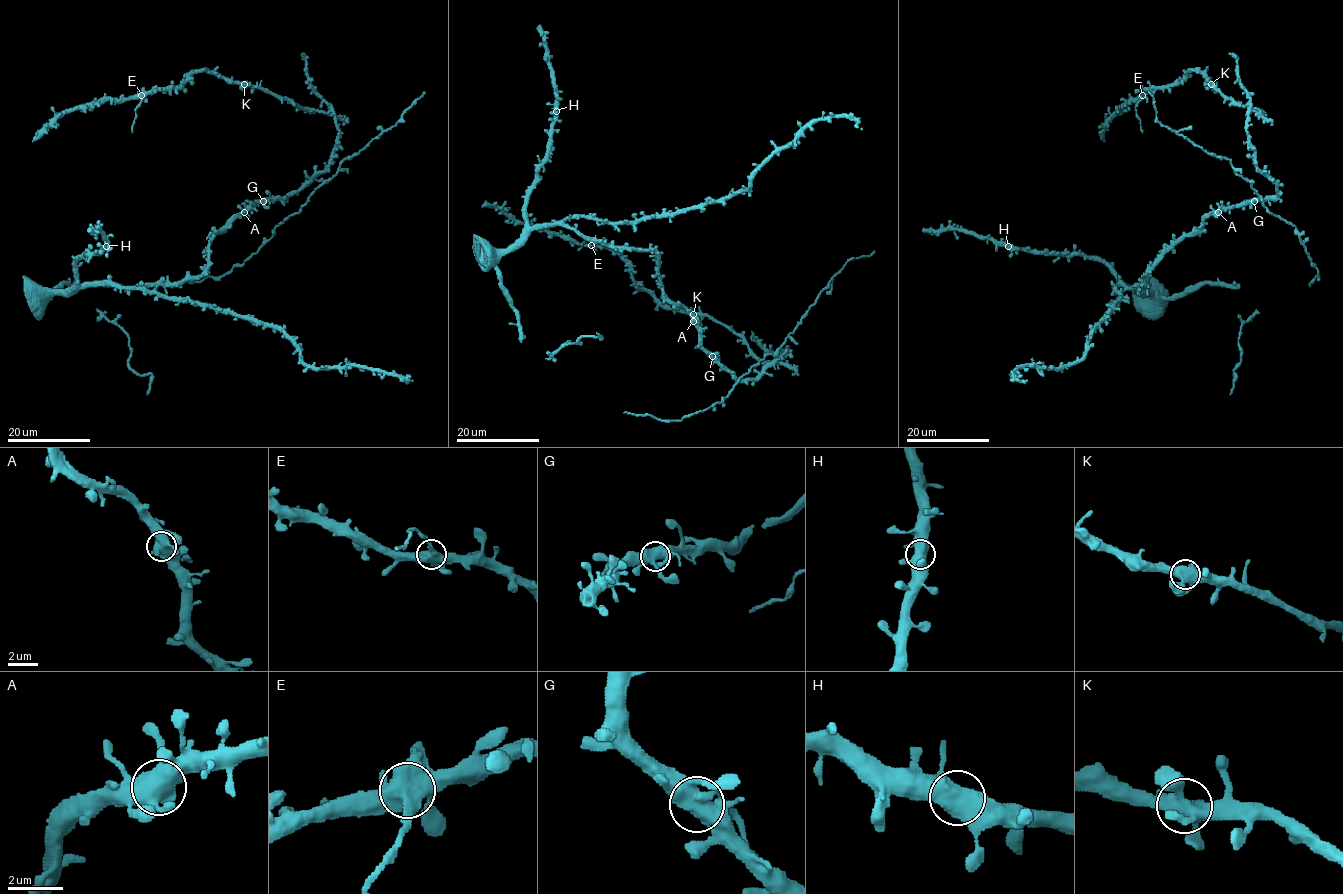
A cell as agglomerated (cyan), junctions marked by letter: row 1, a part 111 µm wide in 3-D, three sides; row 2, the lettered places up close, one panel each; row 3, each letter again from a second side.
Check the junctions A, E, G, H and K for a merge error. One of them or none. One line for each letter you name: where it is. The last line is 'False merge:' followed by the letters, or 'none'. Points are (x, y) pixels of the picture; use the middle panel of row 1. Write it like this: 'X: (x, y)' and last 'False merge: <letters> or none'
E: (591, 245)
False merge: E

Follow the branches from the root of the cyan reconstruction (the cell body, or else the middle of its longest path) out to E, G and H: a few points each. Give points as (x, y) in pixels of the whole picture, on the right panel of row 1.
E: (1219, 209), (1278, 193), (1255, 162), (1246, 130), (1248, 113), (1259, 111), (1227, 99), (1195, 71), (1142, 95)
G: (1219, 209), (1239, 207), (1254, 201)
H: (1219, 209), (1183, 235), (1148, 272), (1144, 283), (1132, 287), (1101, 261), (1008, 246)

